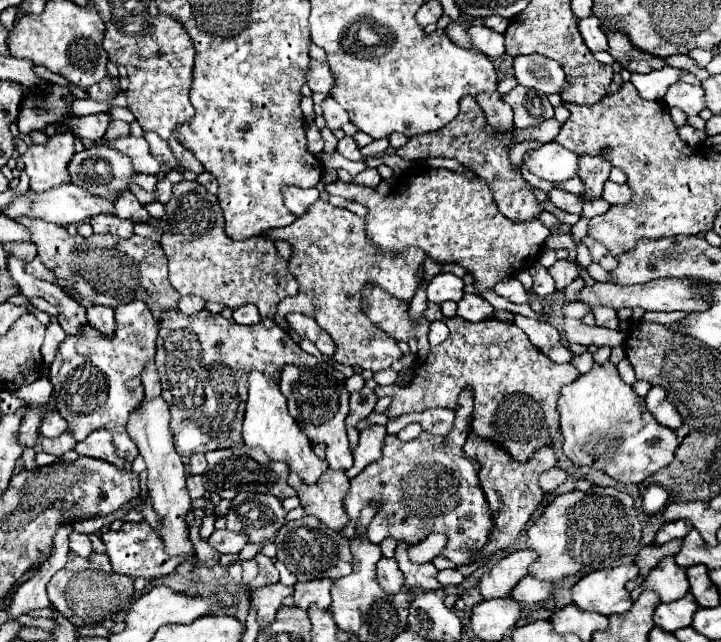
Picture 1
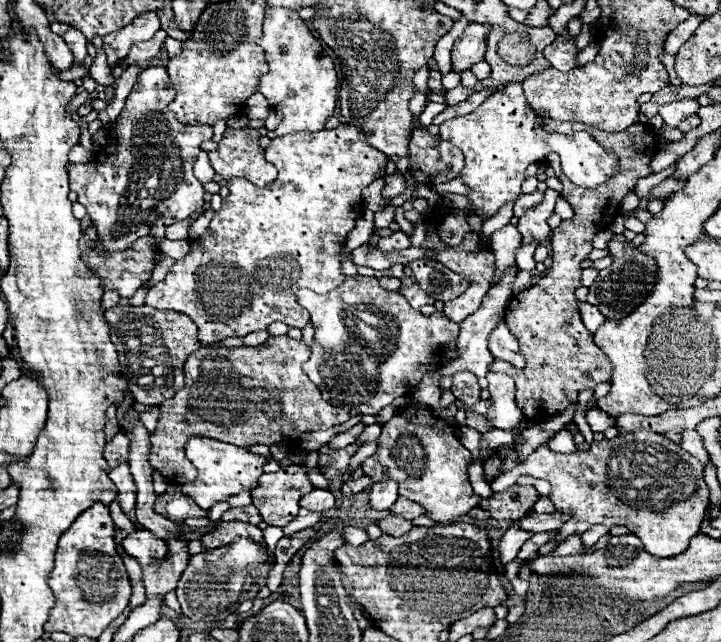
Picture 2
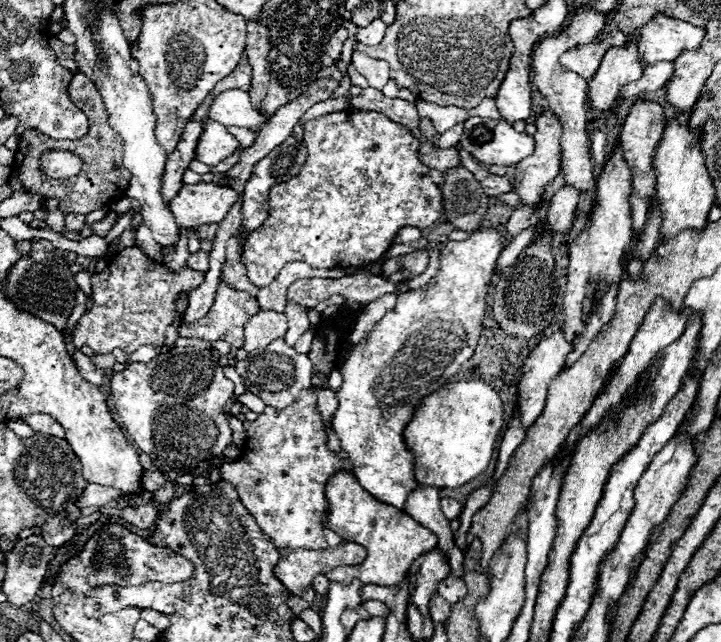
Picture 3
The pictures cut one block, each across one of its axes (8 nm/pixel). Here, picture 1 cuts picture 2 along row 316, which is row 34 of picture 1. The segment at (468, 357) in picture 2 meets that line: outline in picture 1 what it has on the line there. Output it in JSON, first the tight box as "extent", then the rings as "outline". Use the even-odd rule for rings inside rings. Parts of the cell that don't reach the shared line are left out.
{"extent":[470,24,504,58],"outline":[[[472,24],[470,28],[472,44],[480,48],[488,58],[500,58],[504,54],[504,36],[490,30],[484,24]]]}

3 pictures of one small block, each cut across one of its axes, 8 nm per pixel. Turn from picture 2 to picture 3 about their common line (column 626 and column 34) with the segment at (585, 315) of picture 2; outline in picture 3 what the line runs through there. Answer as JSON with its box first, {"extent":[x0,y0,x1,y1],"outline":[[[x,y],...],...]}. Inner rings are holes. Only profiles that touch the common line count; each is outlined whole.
{"extent":[4,240,78,330],"outline":[[[36,240],[32,242],[30,254],[12,266],[4,294],[12,298],[20,310],[28,310],[30,314],[36,314],[38,318],[50,322],[58,330],[64,330],[76,302],[76,290],[78,284],[74,280],[70,264],[64,258],[64,250],[54,248],[48,240]]]}

